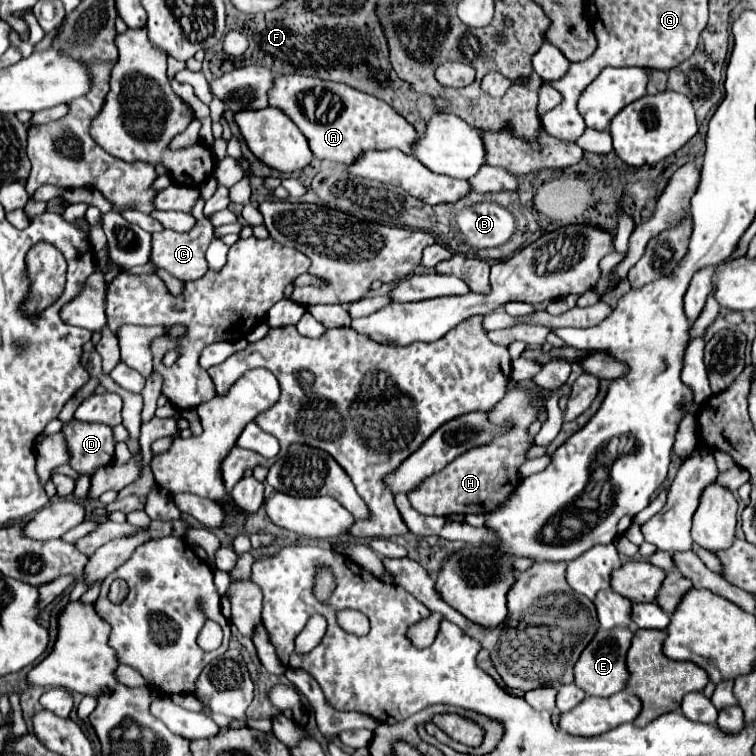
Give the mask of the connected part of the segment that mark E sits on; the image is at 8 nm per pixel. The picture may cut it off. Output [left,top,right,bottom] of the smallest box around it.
[575,628,633,696]

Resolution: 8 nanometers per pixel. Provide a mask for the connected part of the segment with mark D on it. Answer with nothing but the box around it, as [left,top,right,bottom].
[63,420,115,474]

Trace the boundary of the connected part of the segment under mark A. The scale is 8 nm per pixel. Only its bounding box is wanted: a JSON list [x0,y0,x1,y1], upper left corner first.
[269,74,419,166]

